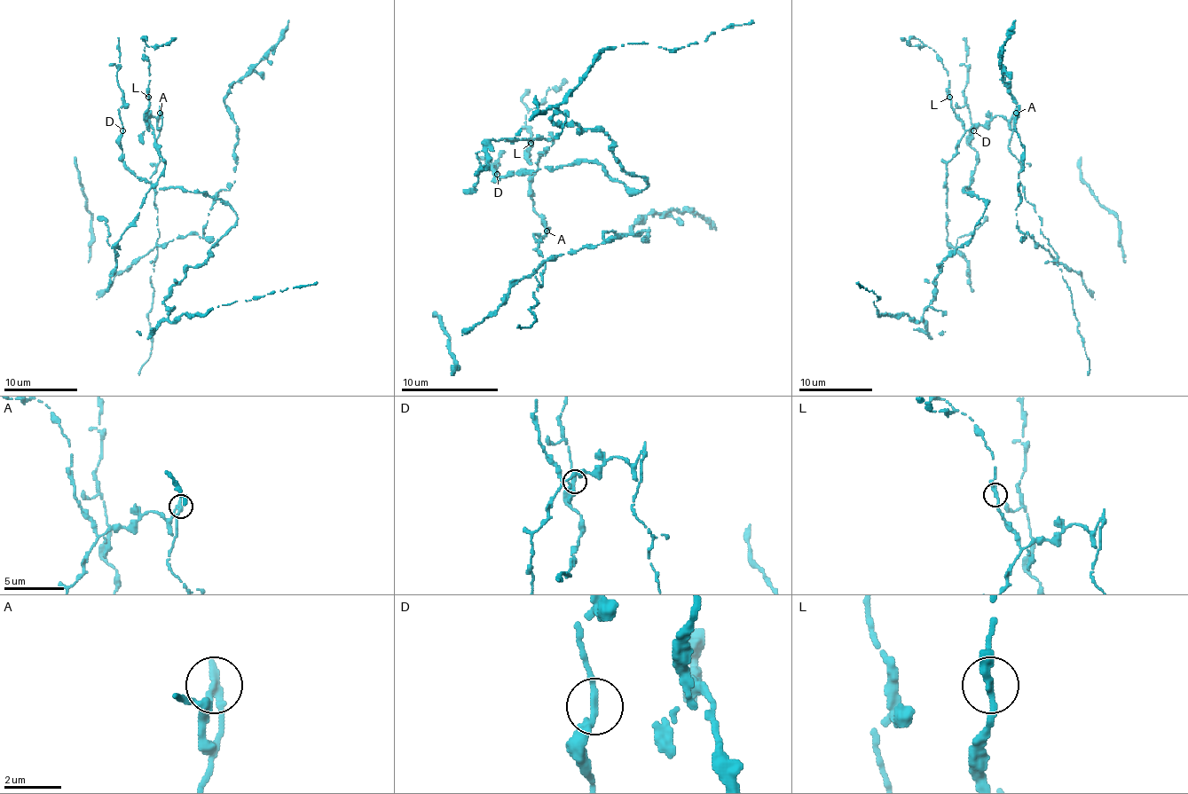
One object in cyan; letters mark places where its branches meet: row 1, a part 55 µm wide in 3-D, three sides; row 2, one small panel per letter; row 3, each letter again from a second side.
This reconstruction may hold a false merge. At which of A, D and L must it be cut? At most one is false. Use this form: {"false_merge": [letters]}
{"false_merge": ["A"]}

